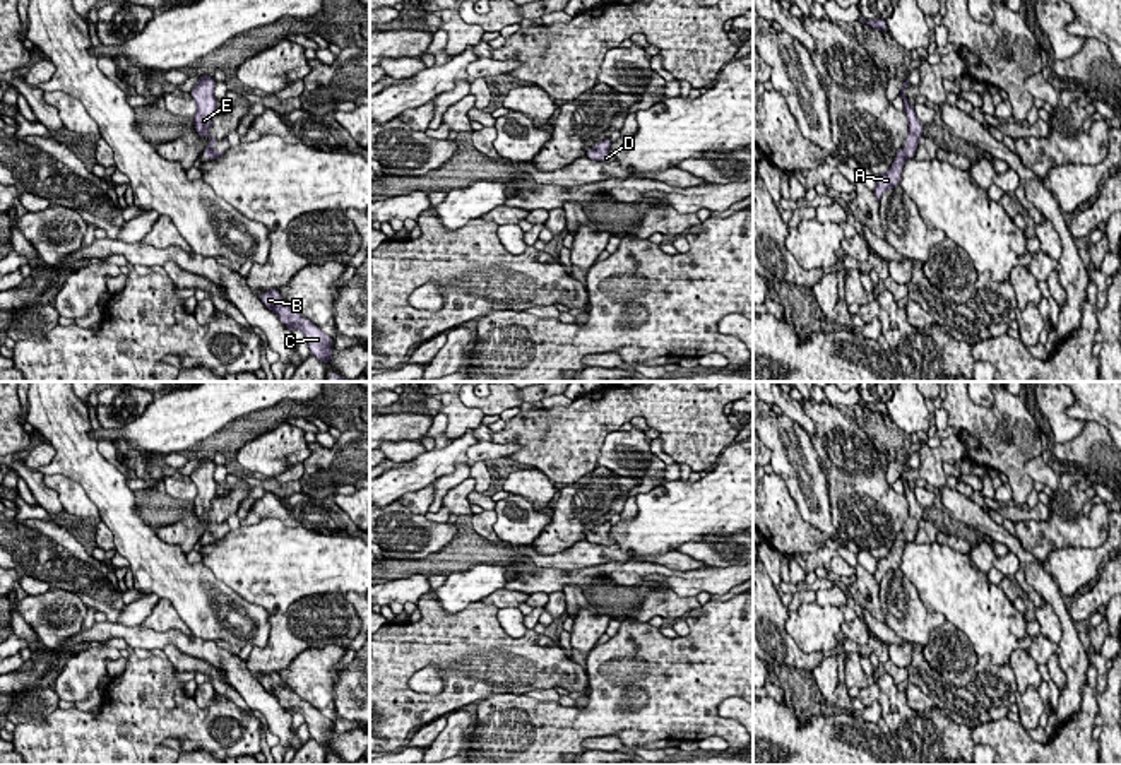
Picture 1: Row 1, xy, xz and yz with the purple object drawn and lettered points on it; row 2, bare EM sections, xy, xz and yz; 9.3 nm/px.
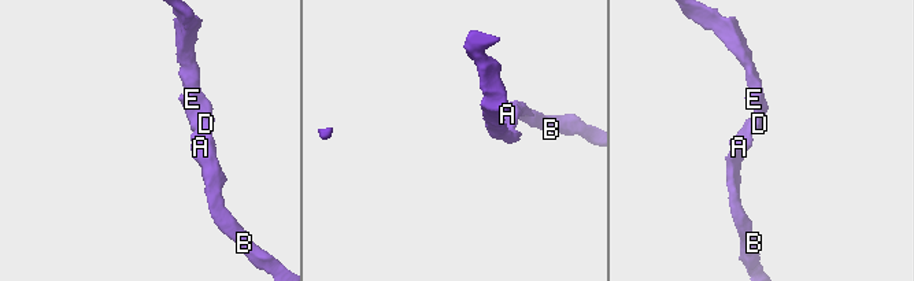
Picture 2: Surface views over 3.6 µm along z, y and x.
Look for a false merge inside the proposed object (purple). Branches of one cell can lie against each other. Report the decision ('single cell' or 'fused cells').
single cell

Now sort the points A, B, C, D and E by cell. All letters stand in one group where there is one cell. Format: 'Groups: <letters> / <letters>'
Groups: A B C D E

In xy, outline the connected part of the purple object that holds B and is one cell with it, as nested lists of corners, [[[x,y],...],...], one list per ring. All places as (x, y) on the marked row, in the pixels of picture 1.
[[[270,289],[260,294],[262,303],[277,313],[279,320],[291,330],[301,330],[310,353],[322,359],[325,365],[332,358],[332,337],[320,330],[313,322],[301,317],[294,308],[291,308],[281,296],[277,289]]]

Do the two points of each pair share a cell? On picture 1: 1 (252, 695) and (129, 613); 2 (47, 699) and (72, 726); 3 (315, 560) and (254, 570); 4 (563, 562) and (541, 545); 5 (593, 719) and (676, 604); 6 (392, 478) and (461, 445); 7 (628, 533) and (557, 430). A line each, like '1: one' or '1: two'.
1: two
2: two
3: one
4: two
5: two
6: one
7: two

